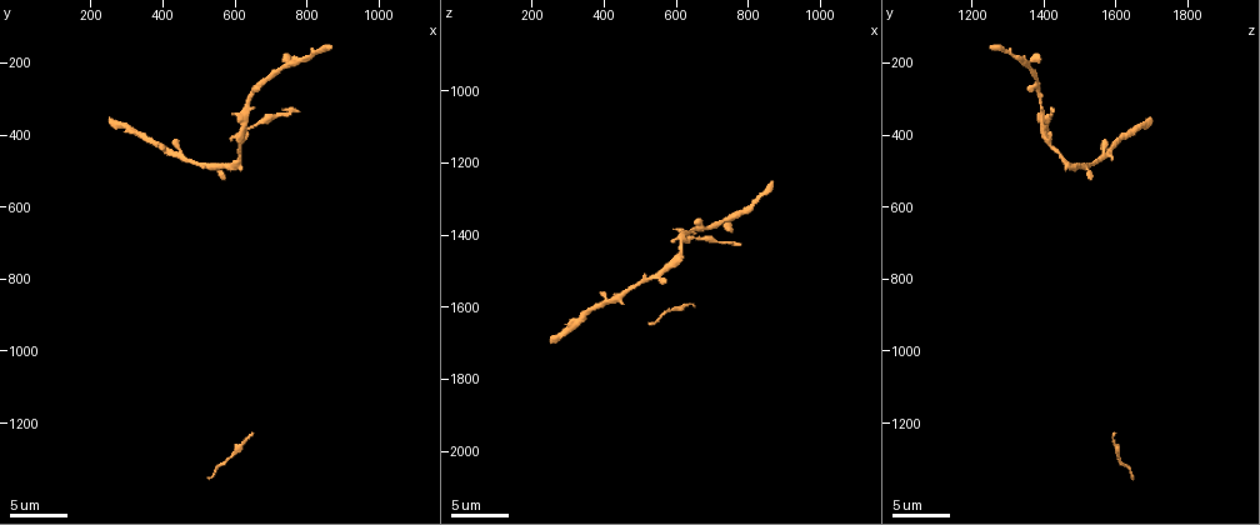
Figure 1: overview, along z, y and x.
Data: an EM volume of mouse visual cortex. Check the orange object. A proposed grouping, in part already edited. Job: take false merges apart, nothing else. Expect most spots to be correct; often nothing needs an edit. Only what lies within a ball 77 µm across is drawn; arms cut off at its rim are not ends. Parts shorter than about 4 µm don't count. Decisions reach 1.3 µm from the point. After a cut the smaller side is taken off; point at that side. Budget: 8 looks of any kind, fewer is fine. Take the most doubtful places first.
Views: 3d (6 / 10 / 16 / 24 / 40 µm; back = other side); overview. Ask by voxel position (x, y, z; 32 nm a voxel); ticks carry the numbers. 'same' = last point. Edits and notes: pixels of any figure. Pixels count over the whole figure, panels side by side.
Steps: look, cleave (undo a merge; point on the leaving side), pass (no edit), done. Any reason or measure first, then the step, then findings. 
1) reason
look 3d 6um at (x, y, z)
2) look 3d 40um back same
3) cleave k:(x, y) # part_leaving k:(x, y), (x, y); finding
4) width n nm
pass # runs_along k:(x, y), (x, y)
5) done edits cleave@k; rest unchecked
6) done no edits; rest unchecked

three-way junction
look 3d 6um at (640, 380, 1400)

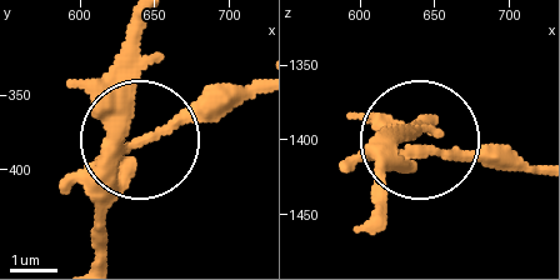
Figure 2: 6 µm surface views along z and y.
side_arm 5 um
cleave 2:(175, 121) # part_leaving 2:(123, 149), (250, 96); a second neuron is stuck on

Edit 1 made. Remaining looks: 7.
look 3d 16um at (570, 510, 1520)

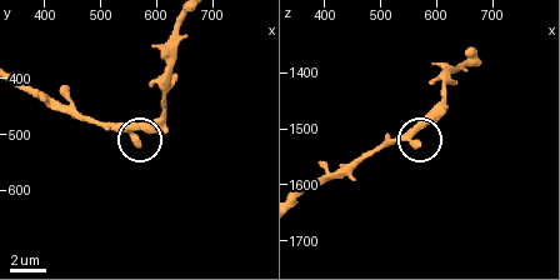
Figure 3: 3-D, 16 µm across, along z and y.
width 360 nm
pass # continuous, no second neuron

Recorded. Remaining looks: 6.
sudden change in width
look 3d 10um at (650, 1230, 1600)

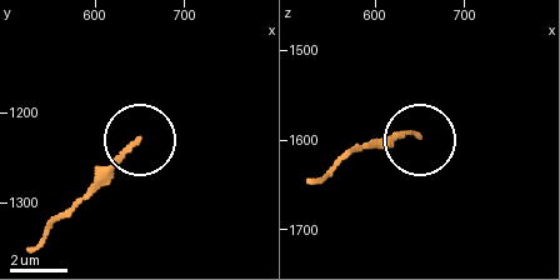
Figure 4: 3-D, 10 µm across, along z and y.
from behind
look 3d 10um back at (640, 1235, 1590)

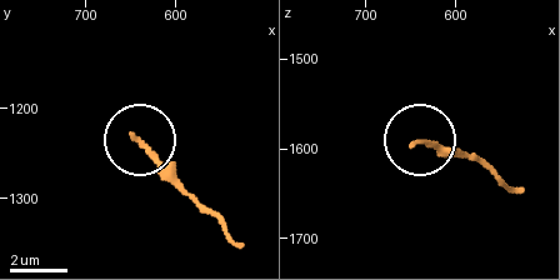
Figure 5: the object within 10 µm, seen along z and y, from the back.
pass # continuous, no second neuron

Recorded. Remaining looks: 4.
sudden change in width
look 3d 6um at (790, 190, 1340)

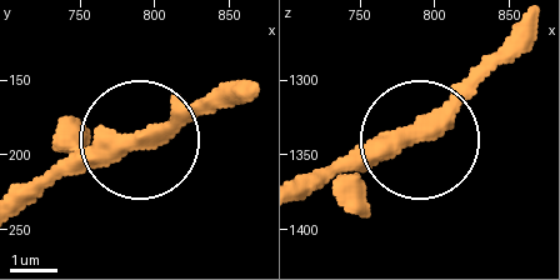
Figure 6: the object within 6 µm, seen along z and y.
width 380 nm
pass # runs_along 6:(26, 205), (238, 90); continuous, no second neuron

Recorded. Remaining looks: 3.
done edits cleave@2; rest unchecked

